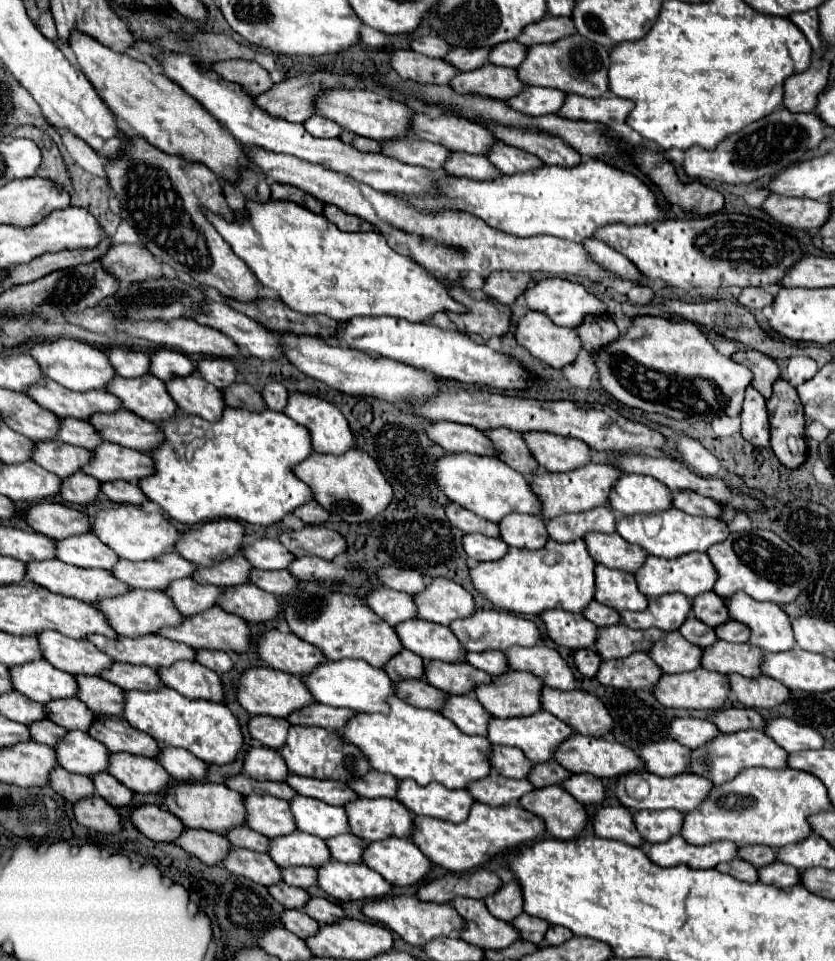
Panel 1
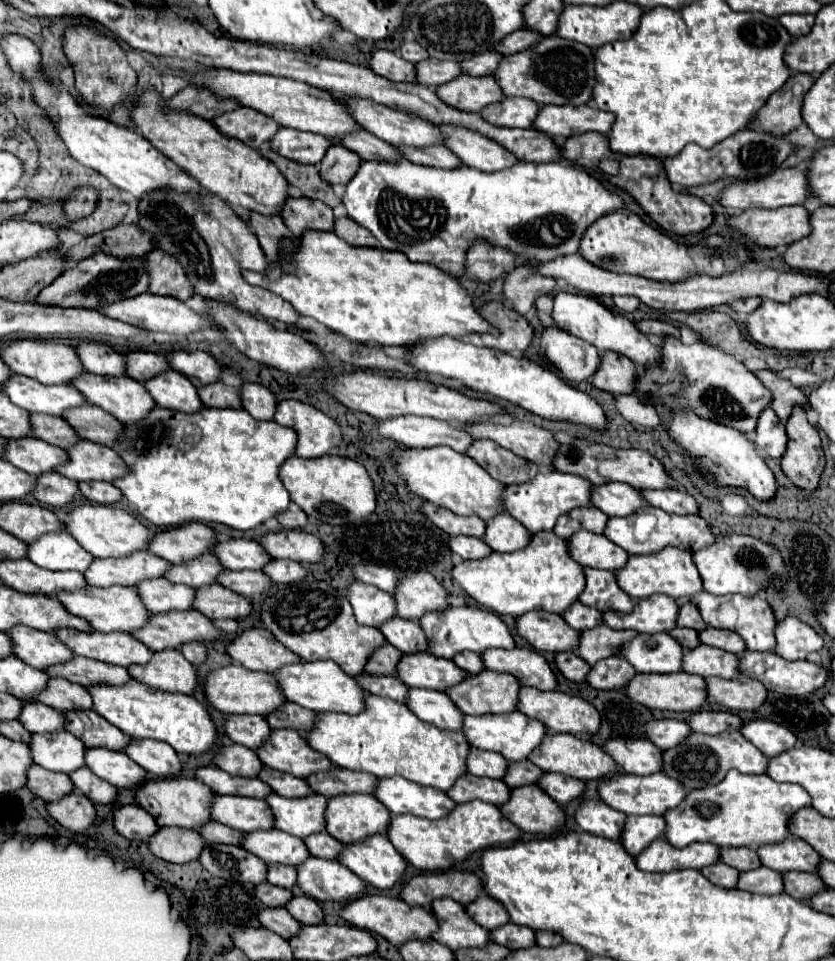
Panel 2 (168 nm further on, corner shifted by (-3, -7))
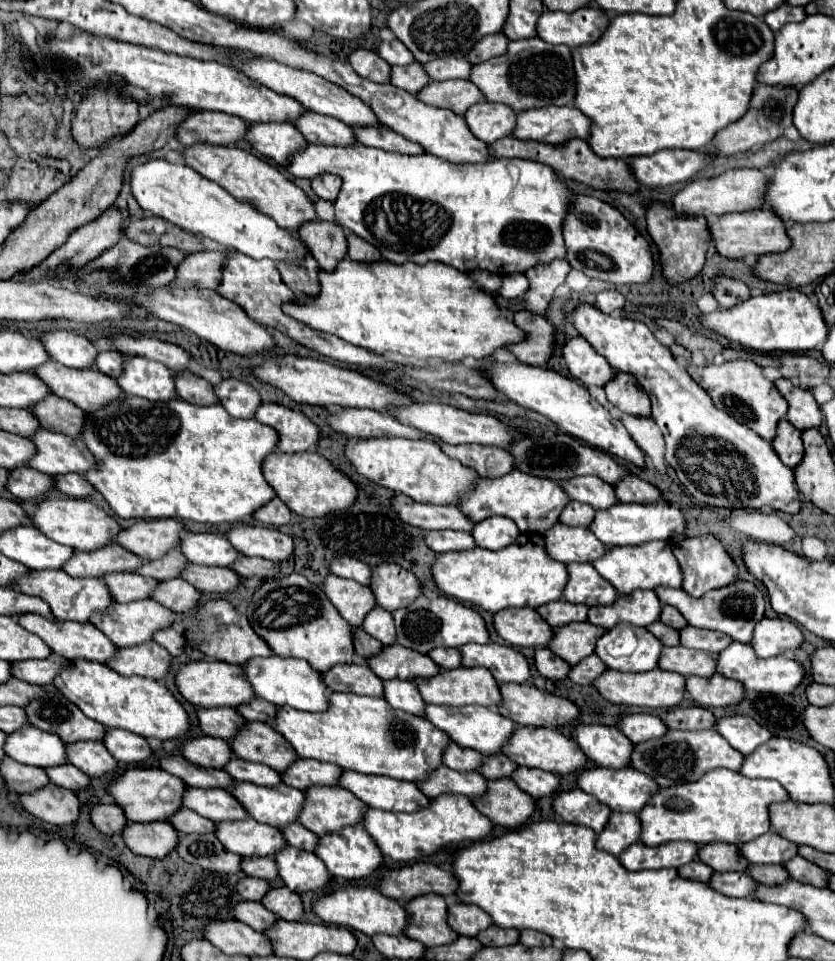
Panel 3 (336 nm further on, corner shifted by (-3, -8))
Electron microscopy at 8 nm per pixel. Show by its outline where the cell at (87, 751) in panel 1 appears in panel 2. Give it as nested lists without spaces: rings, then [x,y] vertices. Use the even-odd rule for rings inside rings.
[[[70,732],[34,734],[30,748],[34,754],[34,764],[52,772],[72,774],[74,770],[86,766],[86,746]]]

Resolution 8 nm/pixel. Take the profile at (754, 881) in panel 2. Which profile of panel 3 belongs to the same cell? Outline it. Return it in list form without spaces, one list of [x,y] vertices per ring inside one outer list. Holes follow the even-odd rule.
[[[712,873],[708,887],[726,895],[726,897],[752,897],[754,895],[754,879],[746,877],[746,873]]]

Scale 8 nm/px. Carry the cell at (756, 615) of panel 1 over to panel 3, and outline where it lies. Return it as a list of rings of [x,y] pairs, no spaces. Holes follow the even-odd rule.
[[[736,579],[734,583],[730,583],[730,587],[726,585],[720,589],[712,589],[700,599],[686,595],[686,591],[682,589],[670,589],[670,587],[656,587],[656,595],[662,603],[676,607],[682,613],[682,617],[688,621],[688,625],[726,633],[740,643],[750,643],[750,635],[756,623],[764,617],[764,597],[760,589],[754,583],[742,581],[742,579]]]

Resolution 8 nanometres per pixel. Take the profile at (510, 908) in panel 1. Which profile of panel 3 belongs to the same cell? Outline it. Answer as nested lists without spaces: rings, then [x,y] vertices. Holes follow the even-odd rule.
[[[448,899],[448,925],[458,935],[476,937],[482,929],[488,929],[492,923],[490,917],[480,907],[462,903],[452,905],[452,899]]]

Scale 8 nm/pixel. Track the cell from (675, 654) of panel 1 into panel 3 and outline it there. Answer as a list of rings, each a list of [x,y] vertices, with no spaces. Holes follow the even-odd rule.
[[[620,623],[598,639],[594,653],[608,669],[642,673],[658,667],[662,647],[664,645],[658,643],[658,639],[654,639],[646,627]]]

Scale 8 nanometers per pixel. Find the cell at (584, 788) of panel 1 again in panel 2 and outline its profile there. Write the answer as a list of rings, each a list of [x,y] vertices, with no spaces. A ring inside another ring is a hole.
[[[548,774],[548,778],[538,782],[538,786],[544,788],[558,804],[572,802],[572,800],[580,798],[584,794],[584,790],[586,790],[584,780],[562,776],[562,774]]]

